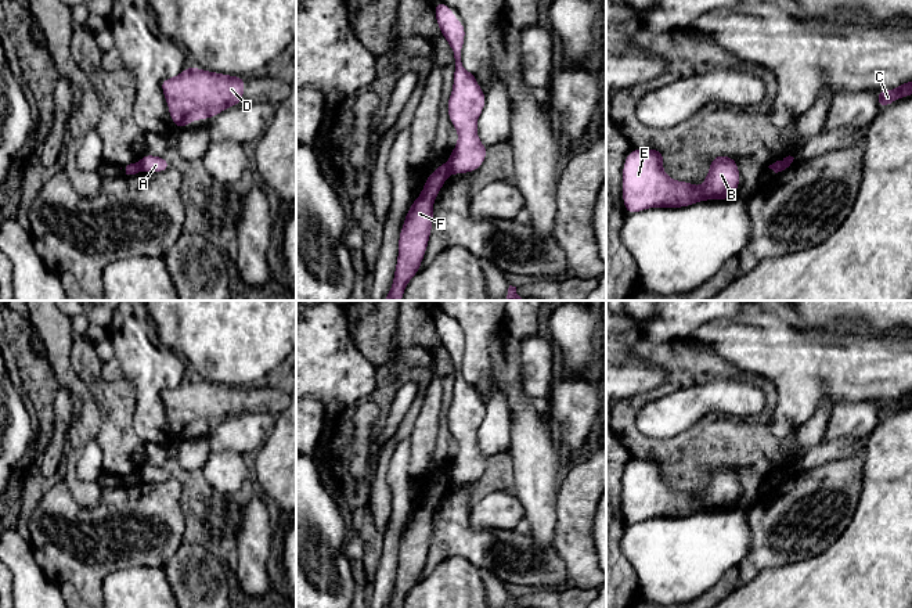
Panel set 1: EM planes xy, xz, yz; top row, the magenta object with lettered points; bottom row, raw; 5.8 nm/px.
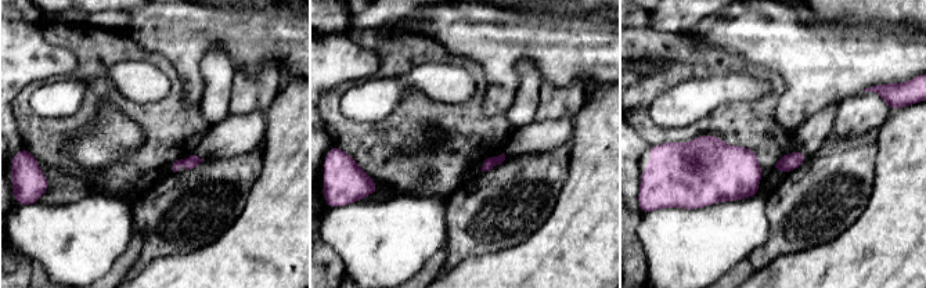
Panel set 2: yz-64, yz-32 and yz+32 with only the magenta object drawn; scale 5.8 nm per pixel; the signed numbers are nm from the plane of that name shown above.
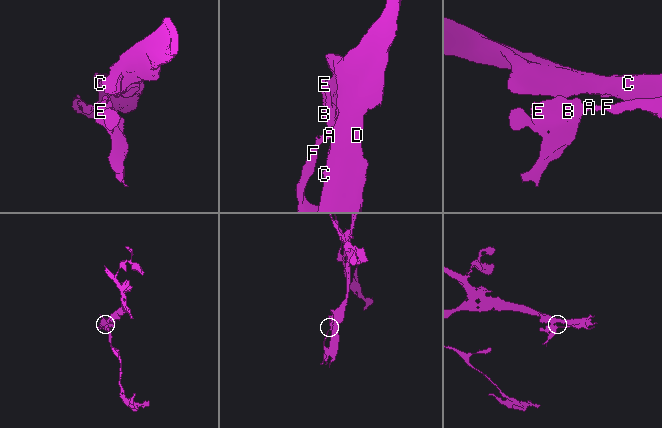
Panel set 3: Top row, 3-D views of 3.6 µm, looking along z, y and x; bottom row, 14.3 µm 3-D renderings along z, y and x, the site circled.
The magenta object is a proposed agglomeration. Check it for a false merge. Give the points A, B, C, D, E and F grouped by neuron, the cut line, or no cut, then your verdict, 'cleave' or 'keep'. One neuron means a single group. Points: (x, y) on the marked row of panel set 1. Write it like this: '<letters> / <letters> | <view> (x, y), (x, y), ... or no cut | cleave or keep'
A B E / C D F | xy (139, 161), (141, 169) | cleave

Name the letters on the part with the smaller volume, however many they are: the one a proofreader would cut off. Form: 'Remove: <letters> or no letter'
Remove: A, B, E

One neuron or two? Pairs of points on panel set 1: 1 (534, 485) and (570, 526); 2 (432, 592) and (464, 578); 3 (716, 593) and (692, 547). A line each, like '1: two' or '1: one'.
1: two
2: one
3: two

